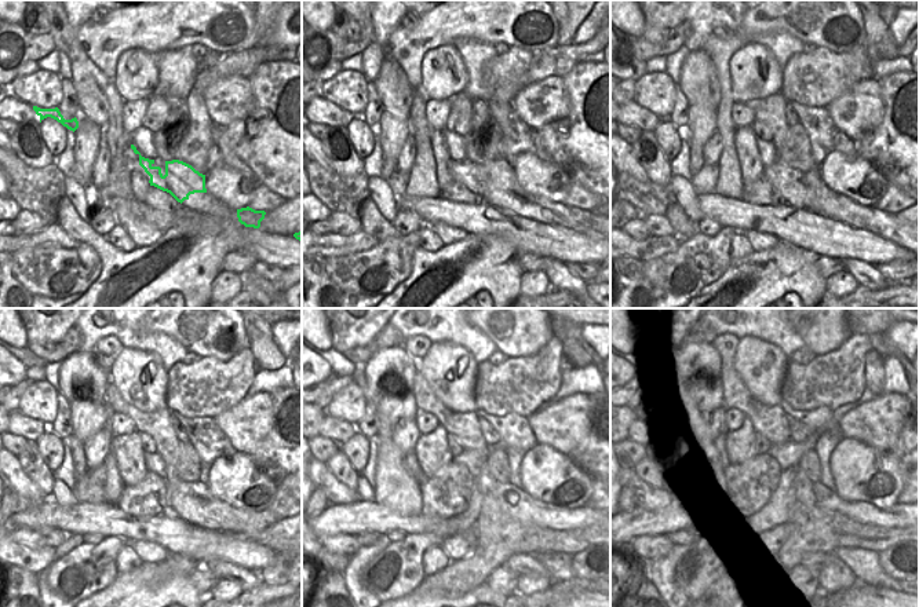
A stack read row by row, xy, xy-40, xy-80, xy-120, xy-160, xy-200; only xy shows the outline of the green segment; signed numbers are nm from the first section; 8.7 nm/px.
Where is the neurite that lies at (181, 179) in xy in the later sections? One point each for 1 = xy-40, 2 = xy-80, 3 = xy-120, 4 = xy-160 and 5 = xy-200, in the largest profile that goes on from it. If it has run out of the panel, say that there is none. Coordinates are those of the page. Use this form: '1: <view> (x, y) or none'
1: xy-40 (498, 187)
2: xy-80 (889, 226)
3: xy-120 (254, 529)
4: xy-160 (554, 522)
5: xy-200 (876, 522)

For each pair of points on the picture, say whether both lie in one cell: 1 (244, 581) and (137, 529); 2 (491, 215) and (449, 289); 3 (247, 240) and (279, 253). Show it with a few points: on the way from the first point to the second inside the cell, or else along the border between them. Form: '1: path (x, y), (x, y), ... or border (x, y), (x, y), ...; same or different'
1: border (199, 560), (229, 560), (236, 566); different
2: border (469, 234), (496, 234), (511, 244); different
3: path (255, 241), (270, 248); same

